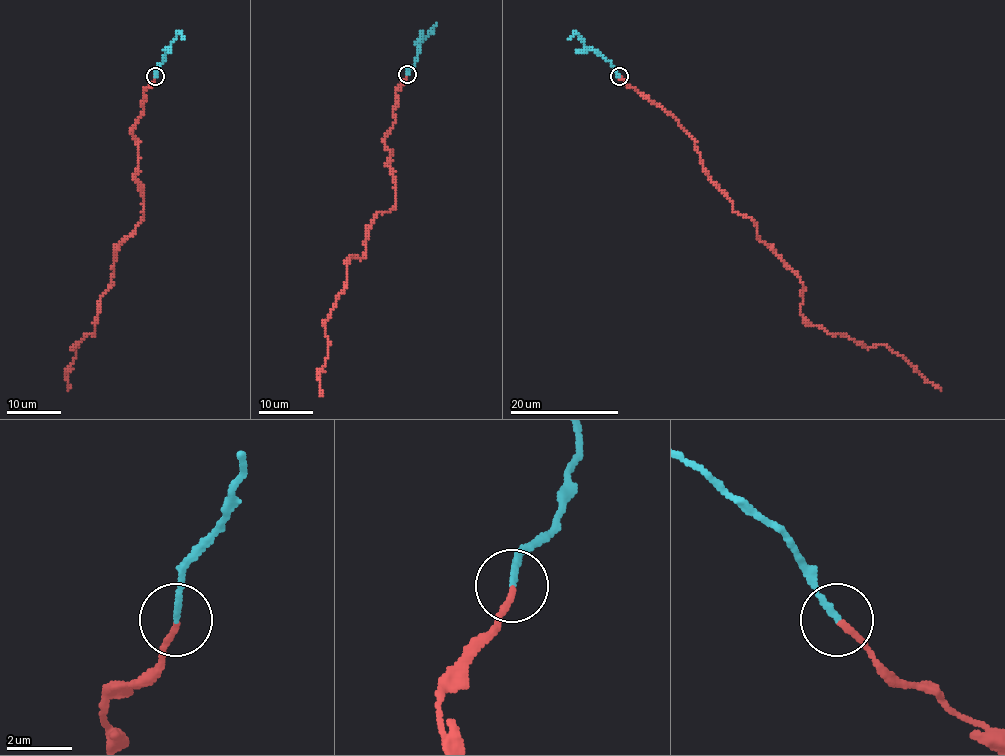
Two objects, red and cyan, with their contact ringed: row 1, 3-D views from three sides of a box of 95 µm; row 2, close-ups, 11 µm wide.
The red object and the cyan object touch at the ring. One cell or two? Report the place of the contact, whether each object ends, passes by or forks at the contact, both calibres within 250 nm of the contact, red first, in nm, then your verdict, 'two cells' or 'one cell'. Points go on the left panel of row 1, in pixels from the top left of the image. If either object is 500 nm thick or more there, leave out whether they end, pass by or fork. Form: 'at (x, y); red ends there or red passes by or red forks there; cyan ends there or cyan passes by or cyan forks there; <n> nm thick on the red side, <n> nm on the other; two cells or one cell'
at (155, 76); red ends there; cyan ends there; 180 nm thick on the red side, 180 nm on the other; two cells

